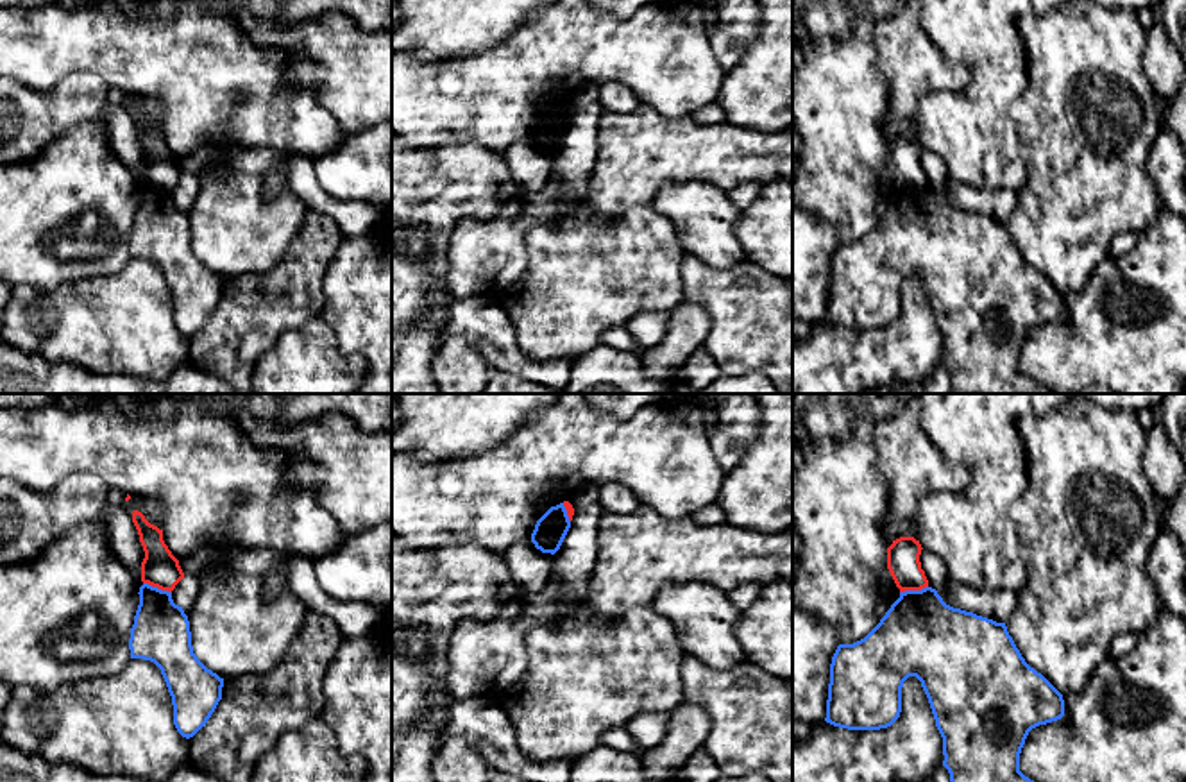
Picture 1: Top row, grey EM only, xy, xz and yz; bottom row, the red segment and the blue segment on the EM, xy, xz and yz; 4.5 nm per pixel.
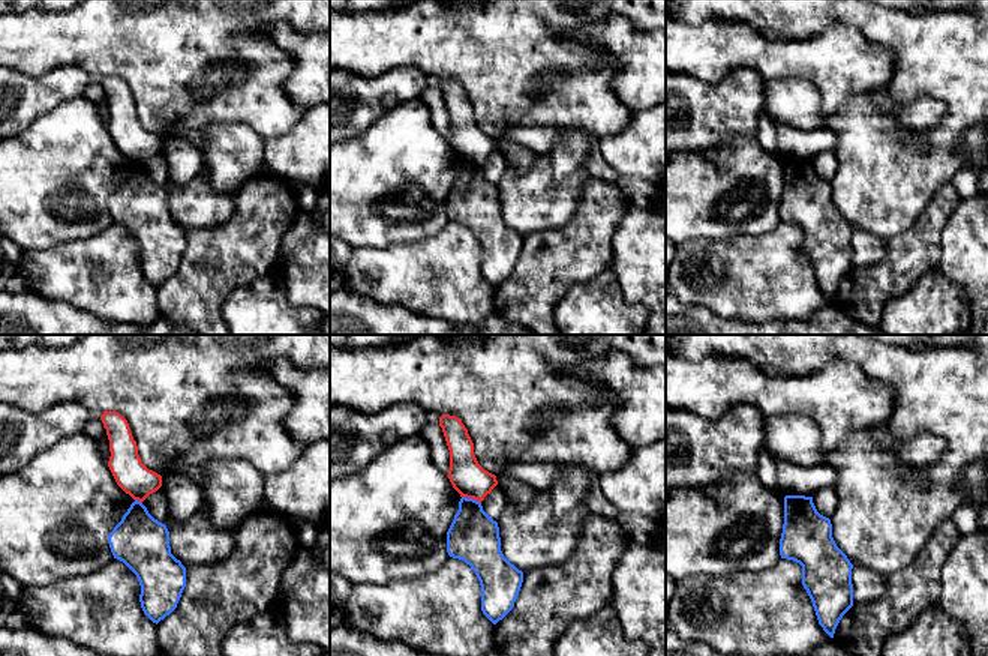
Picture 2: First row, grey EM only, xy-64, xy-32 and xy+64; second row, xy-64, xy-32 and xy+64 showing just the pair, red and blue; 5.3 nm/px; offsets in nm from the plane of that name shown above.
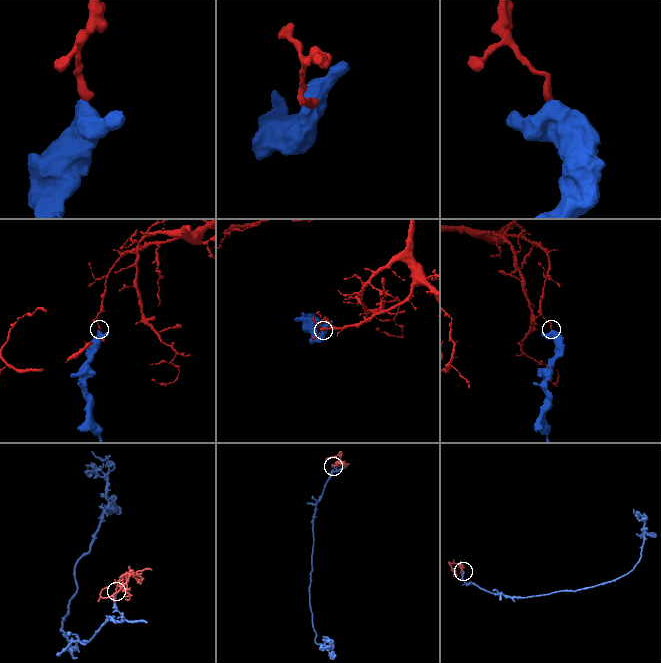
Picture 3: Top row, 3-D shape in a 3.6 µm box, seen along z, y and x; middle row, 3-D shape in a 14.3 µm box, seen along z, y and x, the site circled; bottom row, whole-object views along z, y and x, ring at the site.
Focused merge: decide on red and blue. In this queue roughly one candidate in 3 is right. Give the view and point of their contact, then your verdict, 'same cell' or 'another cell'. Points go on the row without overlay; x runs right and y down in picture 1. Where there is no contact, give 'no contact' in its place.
contact xy (158, 186); another cell

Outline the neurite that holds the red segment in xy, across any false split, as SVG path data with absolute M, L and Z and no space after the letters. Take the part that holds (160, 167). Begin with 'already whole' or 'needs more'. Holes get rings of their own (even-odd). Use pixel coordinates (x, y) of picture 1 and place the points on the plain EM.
already whole; M138 109L132 111L132 122L145 150L145 157L141 161L141 181L172 191L184 177L184 172L179 159L163 140L163 129L150 123Z

